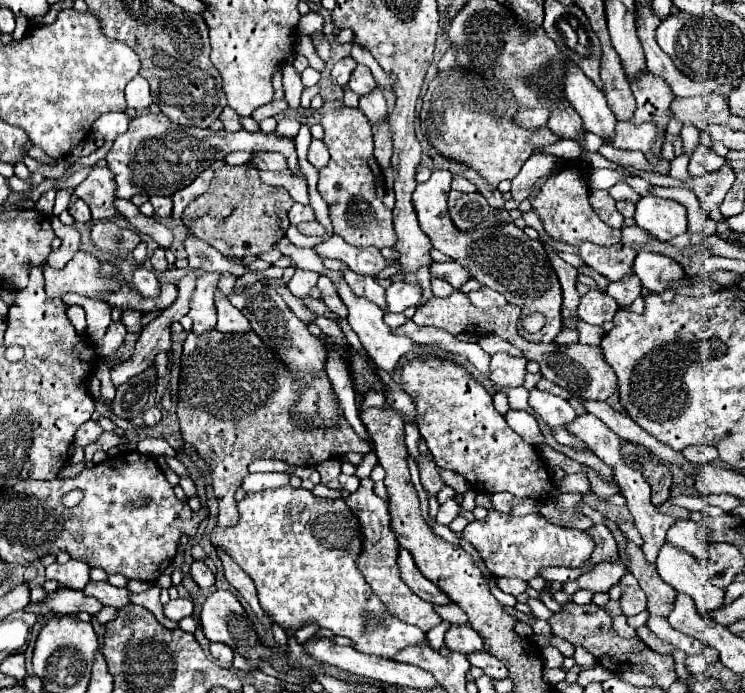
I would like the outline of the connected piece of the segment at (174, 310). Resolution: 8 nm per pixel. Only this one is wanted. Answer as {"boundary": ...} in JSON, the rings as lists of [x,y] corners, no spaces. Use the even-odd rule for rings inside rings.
{"boundary":[[[188,274],[178,282],[178,298],[176,304],[166,308],[158,318],[154,318],[152,322],[148,322],[142,330],[142,336],[136,342],[134,354],[132,358],[120,362],[114,370],[112,370],[112,384],[114,388],[118,388],[118,384],[124,384],[130,376],[146,370],[152,362],[154,356],[160,350],[170,350],[172,340],[170,340],[170,326],[172,322],[178,322],[182,316],[188,314],[188,302],[190,302],[190,294],[196,286],[196,276]]]}

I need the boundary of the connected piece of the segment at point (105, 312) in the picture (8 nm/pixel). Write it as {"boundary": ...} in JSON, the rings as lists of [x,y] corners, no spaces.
{"boundary":[[[67,293],[61,297],[69,305],[79,305],[84,308],[87,321],[87,332],[93,342],[105,334],[112,322],[110,306],[102,301],[95,301],[76,293]]]}

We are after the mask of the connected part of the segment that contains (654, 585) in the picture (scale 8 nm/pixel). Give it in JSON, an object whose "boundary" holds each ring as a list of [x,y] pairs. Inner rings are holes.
{"boundary":[[[628,542],[626,552],[632,562],[630,570],[638,578],[640,588],[644,590],[648,598],[648,612],[658,614],[658,616],[668,616],[670,604],[674,604],[676,590],[668,586],[660,576],[650,576],[650,568],[646,568],[646,560],[642,560],[642,550],[634,542]]]}

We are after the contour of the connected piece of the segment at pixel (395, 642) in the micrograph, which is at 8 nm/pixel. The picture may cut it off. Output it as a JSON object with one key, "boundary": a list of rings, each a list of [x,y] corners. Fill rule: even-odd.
{"boundary":[[[286,484],[286,486],[280,486],[280,488],[272,488],[272,490],[246,492],[246,496],[244,496],[240,502],[236,502],[236,508],[238,508],[238,522],[236,522],[234,526],[228,526],[228,528],[216,526],[214,532],[212,532],[212,544],[214,544],[216,548],[222,548],[222,550],[252,578],[252,582],[256,584],[256,590],[258,590],[258,600],[260,600],[262,610],[264,610],[282,630],[286,630],[288,634],[296,634],[300,628],[304,628],[304,626],[308,626],[308,624],[316,624],[316,626],[322,628],[322,630],[330,630],[332,634],[340,634],[340,636],[350,638],[350,640],[352,640],[352,646],[354,646],[358,652],[362,652],[362,654],[372,654],[372,656],[380,656],[380,658],[386,658],[386,660],[394,660],[394,656],[396,656],[398,652],[402,652],[404,648],[408,648],[408,646],[420,646],[420,644],[426,640],[426,634],[424,634],[420,628],[410,626],[410,624],[398,620],[396,616],[392,616],[392,614],[388,612],[388,608],[384,606],[384,602],[372,592],[370,584],[364,580],[362,572],[358,570],[356,560],[358,560],[358,556],[360,556],[360,552],[362,552],[364,534],[362,534],[362,530],[360,530],[360,520],[358,520],[358,516],[348,508],[348,504],[346,504],[342,498],[338,498],[338,500],[324,500],[324,498],[314,496],[310,490],[292,488],[292,486]],[[370,622],[374,624],[372,630],[368,630],[368,624],[370,624]]]}

